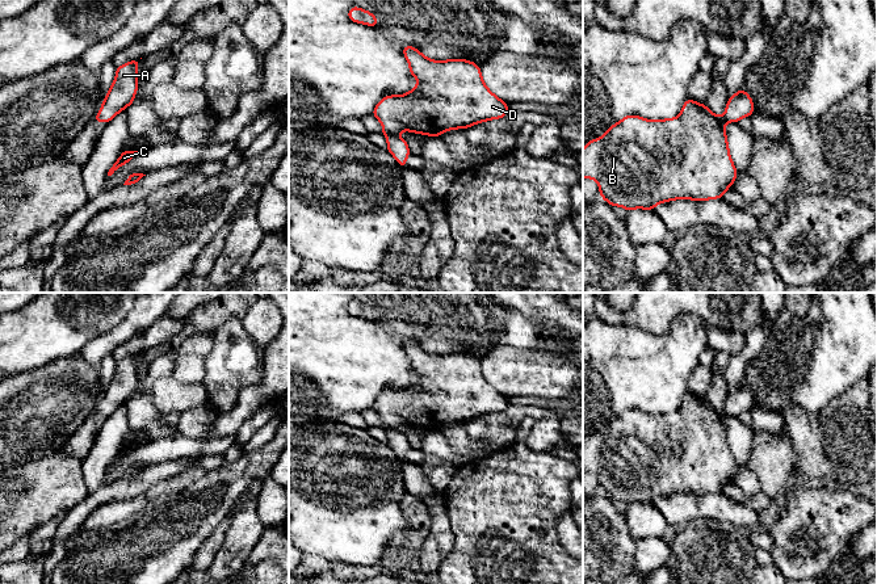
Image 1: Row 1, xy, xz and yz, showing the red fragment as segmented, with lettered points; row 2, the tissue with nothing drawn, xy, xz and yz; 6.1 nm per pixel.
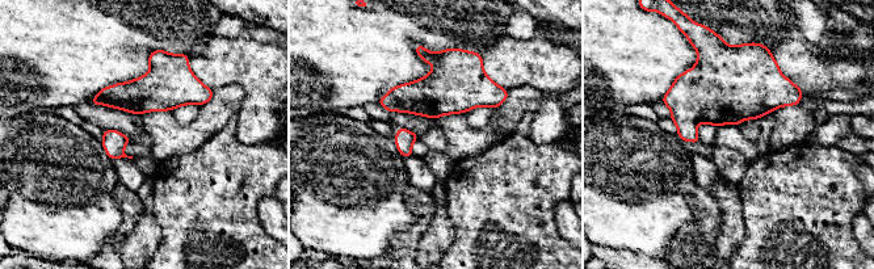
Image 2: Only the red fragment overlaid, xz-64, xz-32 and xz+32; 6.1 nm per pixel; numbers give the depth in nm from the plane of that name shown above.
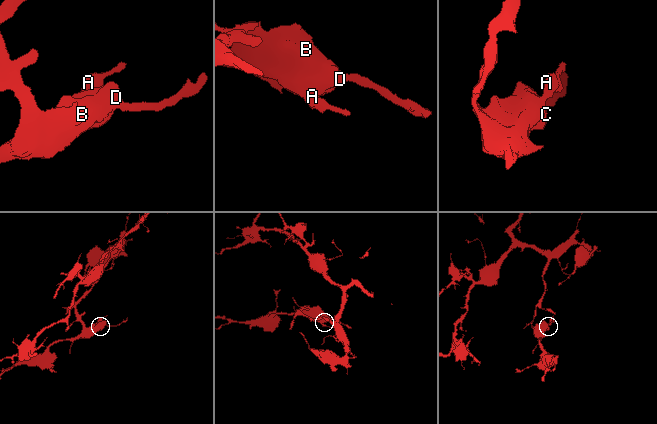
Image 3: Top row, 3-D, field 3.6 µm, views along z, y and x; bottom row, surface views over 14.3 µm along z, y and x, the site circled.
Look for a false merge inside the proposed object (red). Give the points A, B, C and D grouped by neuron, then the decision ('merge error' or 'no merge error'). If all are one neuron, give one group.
A B C D | no merge error

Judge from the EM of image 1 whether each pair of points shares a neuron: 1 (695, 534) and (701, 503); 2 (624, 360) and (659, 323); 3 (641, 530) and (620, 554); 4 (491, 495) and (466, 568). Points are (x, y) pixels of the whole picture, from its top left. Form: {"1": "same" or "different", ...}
{"1": "different", "2": "different", "3": "different", "4": "same"}

